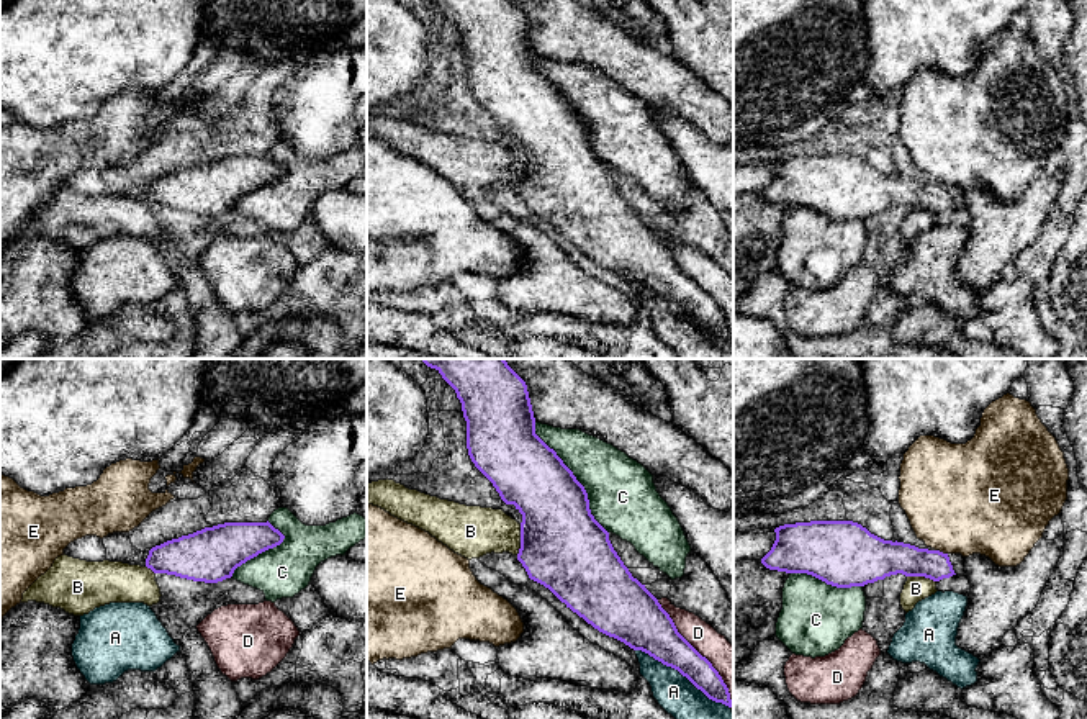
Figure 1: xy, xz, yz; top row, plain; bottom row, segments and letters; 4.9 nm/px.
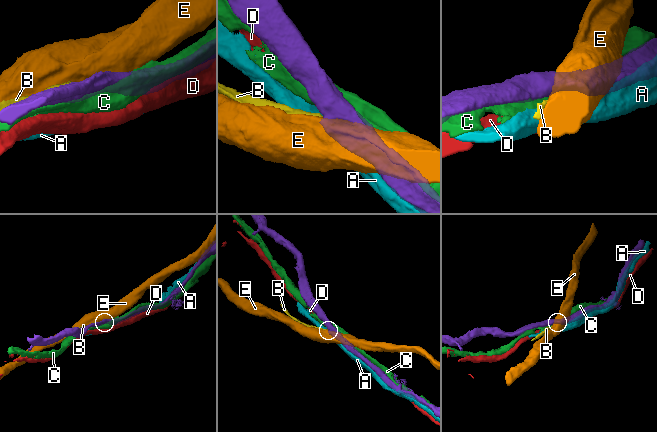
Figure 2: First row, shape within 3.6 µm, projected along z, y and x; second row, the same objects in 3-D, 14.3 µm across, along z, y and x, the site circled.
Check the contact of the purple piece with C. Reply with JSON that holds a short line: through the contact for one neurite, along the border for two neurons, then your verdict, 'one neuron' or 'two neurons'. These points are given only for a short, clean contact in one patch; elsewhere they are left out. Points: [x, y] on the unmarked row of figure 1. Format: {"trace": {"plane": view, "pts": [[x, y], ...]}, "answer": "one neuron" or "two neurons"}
{"answer": "two neurons"}

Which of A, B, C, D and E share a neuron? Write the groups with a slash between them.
A / B / C / D / E

